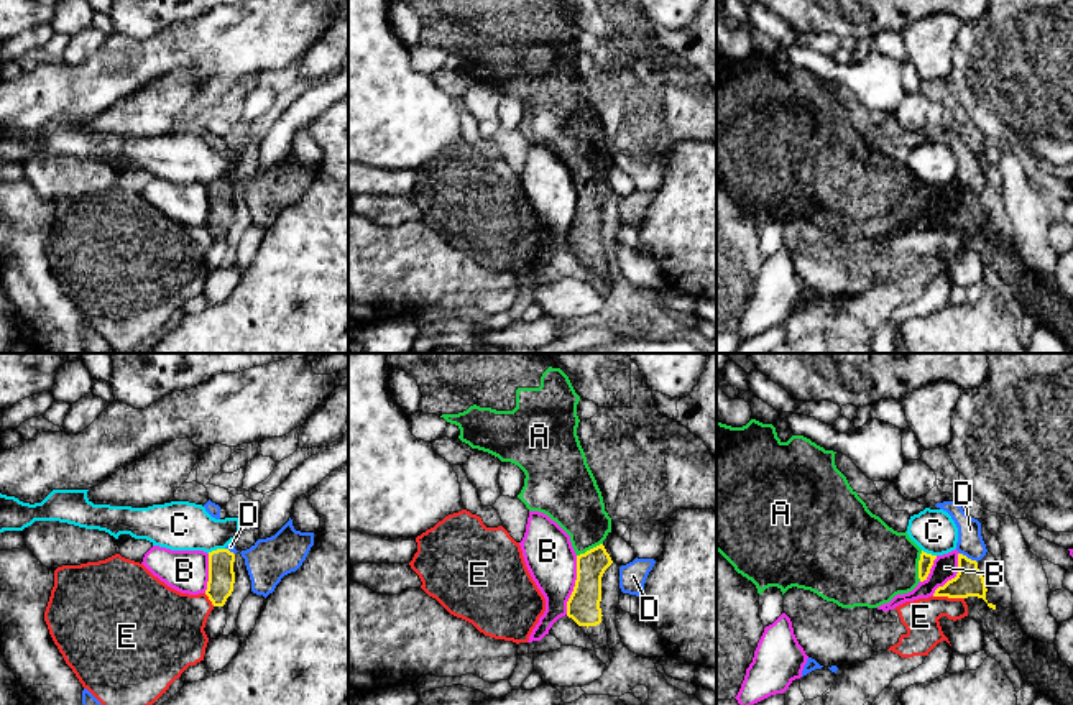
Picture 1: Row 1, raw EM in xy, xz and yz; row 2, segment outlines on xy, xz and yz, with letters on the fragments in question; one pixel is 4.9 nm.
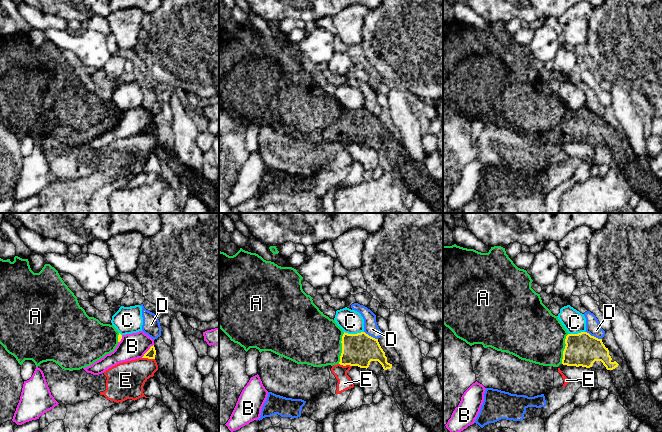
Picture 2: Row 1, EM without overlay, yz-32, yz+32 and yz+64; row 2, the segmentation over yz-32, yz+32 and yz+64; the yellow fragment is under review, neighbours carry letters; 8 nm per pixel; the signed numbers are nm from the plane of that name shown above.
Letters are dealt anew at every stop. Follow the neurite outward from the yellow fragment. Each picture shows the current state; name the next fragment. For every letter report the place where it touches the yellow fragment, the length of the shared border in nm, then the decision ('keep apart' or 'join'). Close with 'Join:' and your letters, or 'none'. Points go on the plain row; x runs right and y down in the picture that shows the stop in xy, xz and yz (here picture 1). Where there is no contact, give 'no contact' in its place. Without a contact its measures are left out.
A: meets yellow in yz at (919, 198); contact 150 nm long; join
B: meets yellow in xz at (575, 217); contact 300 nm long; keep apart
C: meets yellow in xy at (217, 181); contact 90 nm long; keep apart
D: meets yellow in yz at (967, 189); contact 100 nm long; keep apart
E: meets yellow in yz at (948, 229); contact 150 nm long; keep apart
Join: A

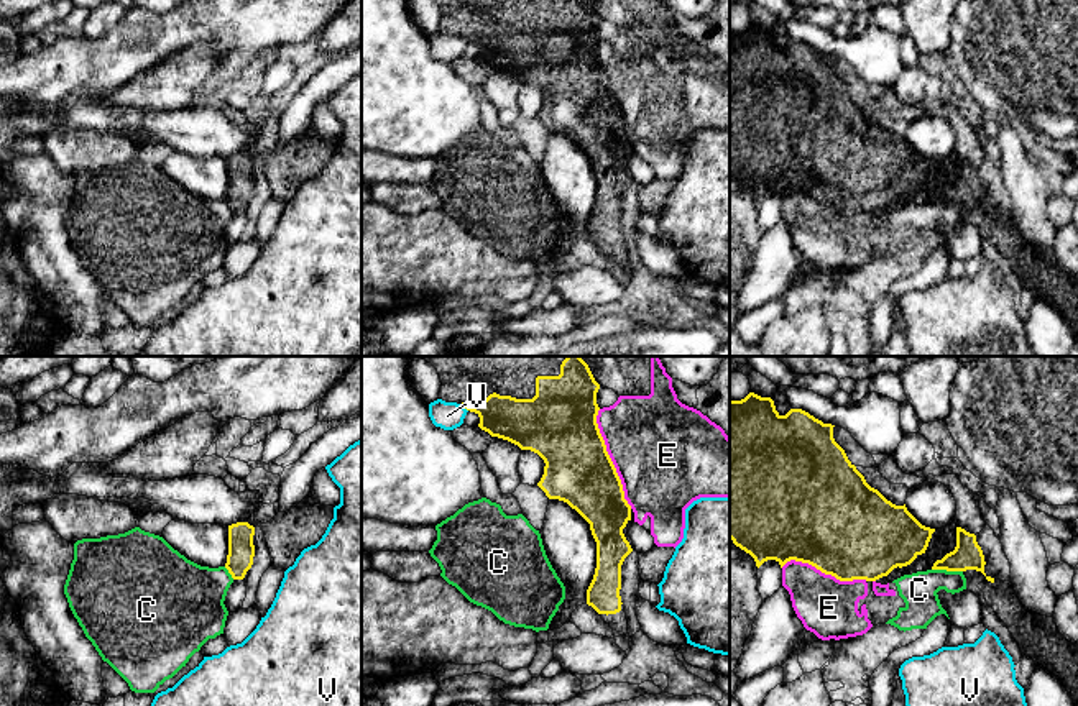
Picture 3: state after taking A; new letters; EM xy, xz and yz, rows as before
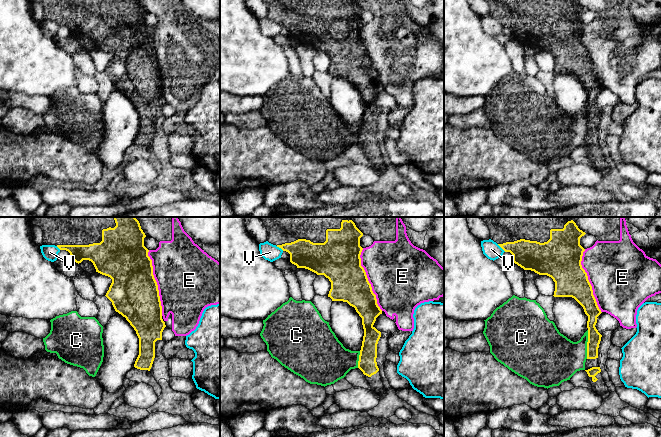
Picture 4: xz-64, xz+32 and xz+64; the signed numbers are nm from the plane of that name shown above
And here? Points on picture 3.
C: meets yellow in yz at (947, 202); contact 150 nm long; keep apart
E: meets yellow in xz at (610, 91); contact 500 nm long; keep apart
V: meets yellow in xz at (464, 38); contact 60 nm long; keep apart
Join: none

